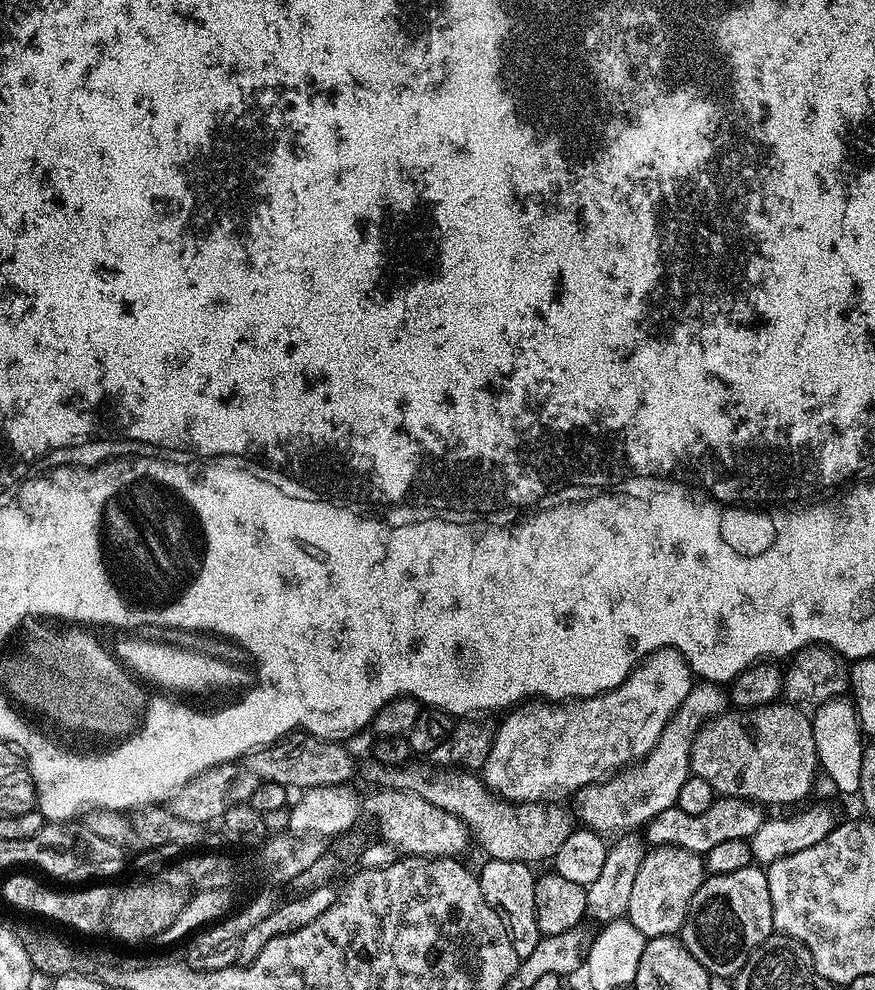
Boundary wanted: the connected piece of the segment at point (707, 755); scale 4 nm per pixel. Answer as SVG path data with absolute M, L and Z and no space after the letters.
M773 702L761 708L729 710L708 721L694 738L691 775L706 778L720 796L740 796L744 800L755 800L761 806L798 803L811 788L813 790L818 776L814 730L809 713L804 712L807 711L803 707L791 702Z

